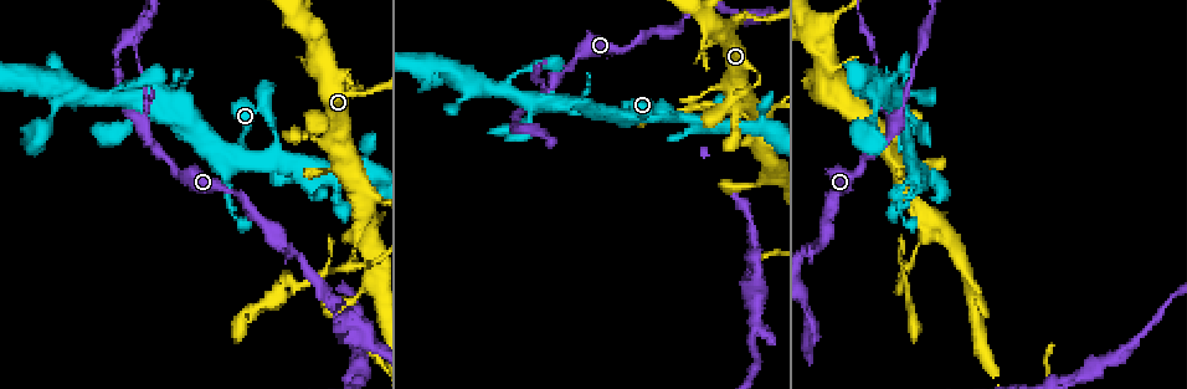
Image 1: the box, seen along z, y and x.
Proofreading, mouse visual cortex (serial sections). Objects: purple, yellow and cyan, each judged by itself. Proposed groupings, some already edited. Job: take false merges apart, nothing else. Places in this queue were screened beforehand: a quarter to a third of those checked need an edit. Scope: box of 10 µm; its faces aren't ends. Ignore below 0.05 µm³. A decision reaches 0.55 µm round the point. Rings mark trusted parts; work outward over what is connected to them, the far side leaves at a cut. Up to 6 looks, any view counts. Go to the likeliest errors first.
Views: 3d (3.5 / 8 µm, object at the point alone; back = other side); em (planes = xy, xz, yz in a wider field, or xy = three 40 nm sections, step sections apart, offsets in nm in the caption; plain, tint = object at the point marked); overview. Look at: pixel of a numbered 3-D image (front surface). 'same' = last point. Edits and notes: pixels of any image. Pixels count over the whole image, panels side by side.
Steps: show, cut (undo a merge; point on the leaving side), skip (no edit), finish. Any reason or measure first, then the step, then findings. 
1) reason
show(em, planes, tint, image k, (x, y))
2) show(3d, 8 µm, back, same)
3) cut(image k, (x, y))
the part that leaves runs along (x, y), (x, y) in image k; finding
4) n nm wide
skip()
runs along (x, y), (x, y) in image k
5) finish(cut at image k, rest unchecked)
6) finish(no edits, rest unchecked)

arms part here
show(3d, 8 µm, image 1, (912, 261))

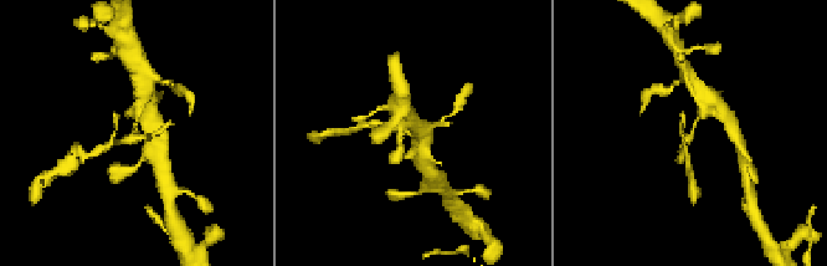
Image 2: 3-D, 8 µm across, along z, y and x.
zoom in
show(3d, 3.5 µm, same)

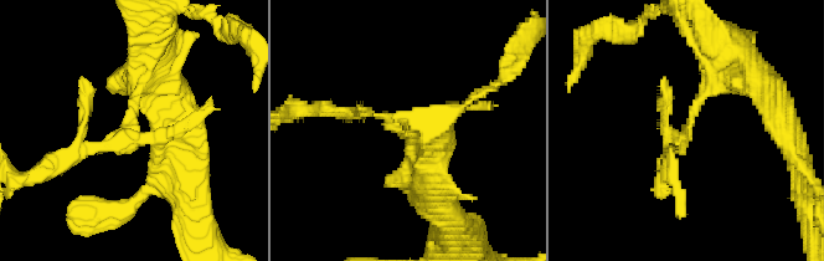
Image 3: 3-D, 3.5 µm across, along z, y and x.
arms of 150, 150, 200 nm
cut(image 3, (681, 143))
two cells meet here

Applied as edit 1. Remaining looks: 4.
see it whole again
show(overview)

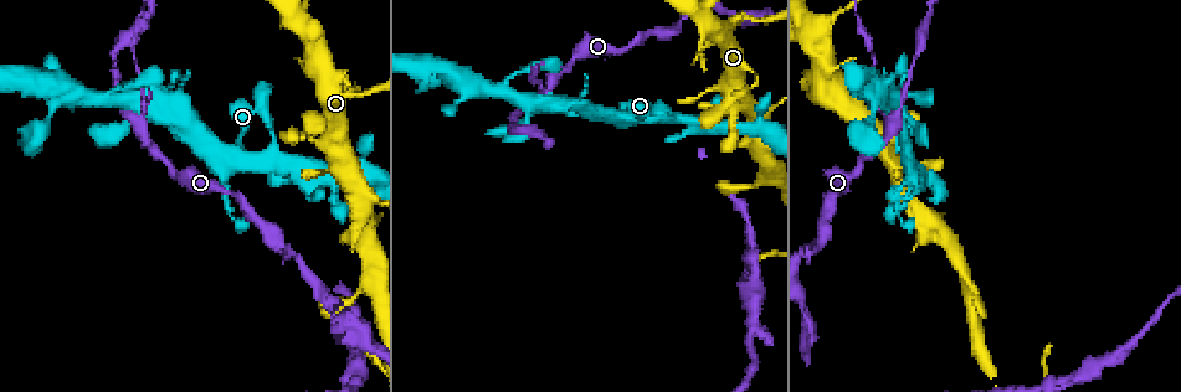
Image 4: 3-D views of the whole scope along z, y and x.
three arms meet
show(3d, 3.5 µm, back, image 4, (892, 125))

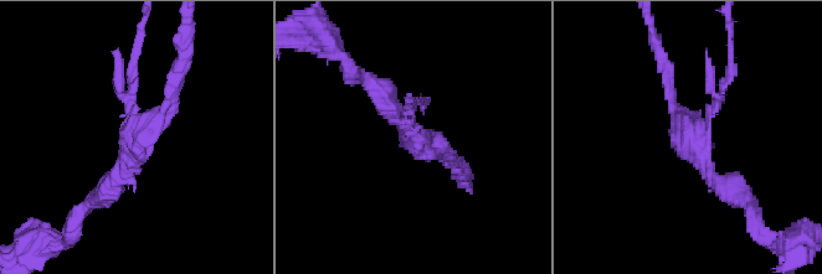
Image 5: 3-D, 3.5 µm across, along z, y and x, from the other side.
now the EM
show(em, xy, step 1, tint, image 5, (414, 137))

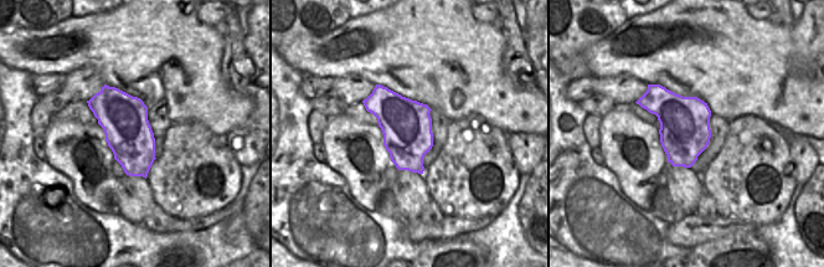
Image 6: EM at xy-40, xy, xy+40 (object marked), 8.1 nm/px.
3 arms
cut(image 5, (709, 72))
the part that leaves runs along (709, 115), (731, 71), (731, 32) in image 5; two cells meet here

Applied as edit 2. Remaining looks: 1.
sharp bend
show(3d, 3.5 µm, image 4, (225, 153))

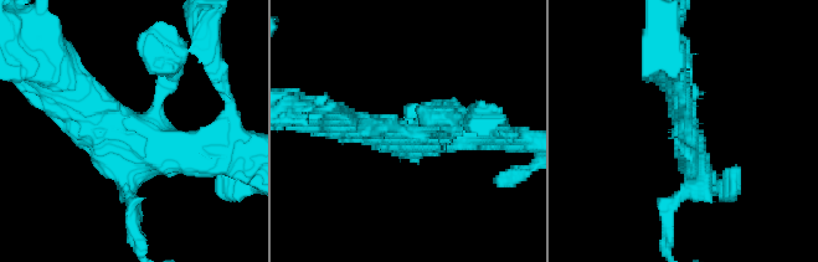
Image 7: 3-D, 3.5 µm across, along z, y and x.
arms of 150, 200, 300, 300 nm
skip()
runs along (173, 67), (138, 135), (66, 86) in image 7; one cell here

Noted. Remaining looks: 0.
finish(cut at image 3, cut at image 5, rest unchecked)

